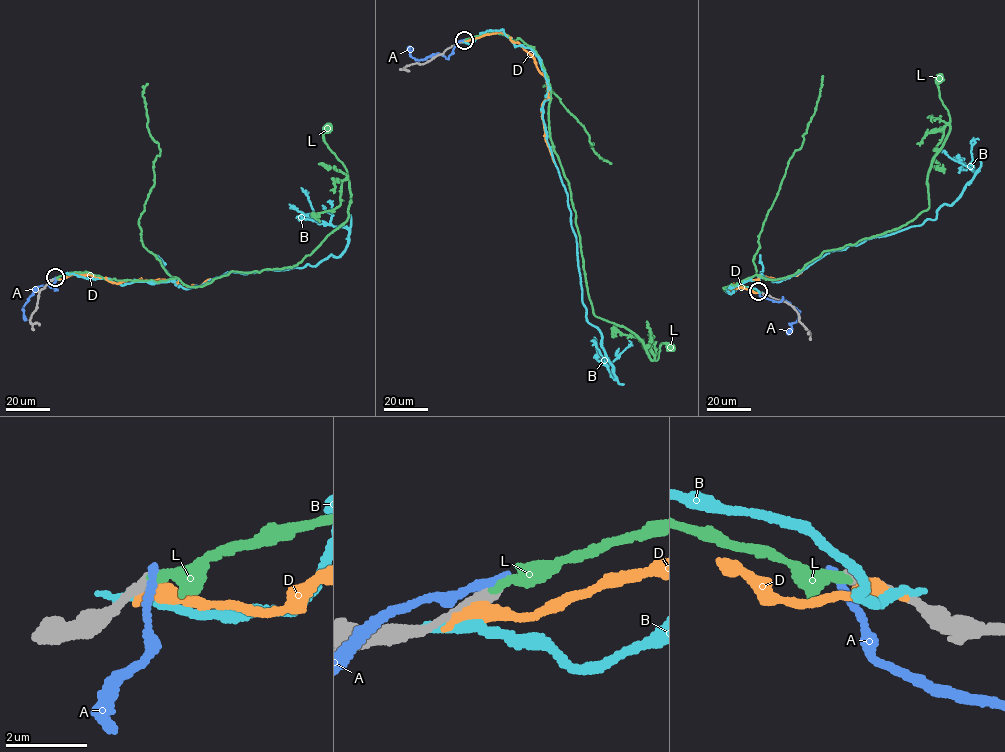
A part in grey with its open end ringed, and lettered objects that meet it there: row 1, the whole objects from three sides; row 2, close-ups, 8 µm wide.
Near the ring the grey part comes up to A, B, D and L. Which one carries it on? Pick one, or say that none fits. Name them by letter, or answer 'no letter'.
L

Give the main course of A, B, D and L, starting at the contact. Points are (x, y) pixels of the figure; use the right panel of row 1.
A: (758, 292), (762, 297), (775, 301), (780, 301), (783, 296), (799, 311), (788, 334)
B: (761, 292), (726, 289), (762, 275), (781, 281), (829, 251), (935, 219), (978, 171), (971, 152), (978, 139)
D: (759, 292), (739, 287), (728, 293), (733, 286), (760, 275), (785, 279), (813, 263)
L: (758, 291), (724, 290), (755, 275), (793, 275), (824, 251), (926, 211), (932, 157), (949, 131), (940, 79)

